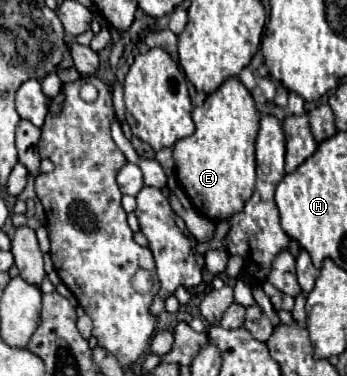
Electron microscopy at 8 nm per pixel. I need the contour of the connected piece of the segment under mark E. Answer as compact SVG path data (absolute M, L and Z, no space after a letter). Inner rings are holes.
M228 78L202 106L194 108L196 132L174 144L176 178L194 210L212 222L228 220L244 208L256 184L254 142L260 128L260 112L252 94L238 78Z

